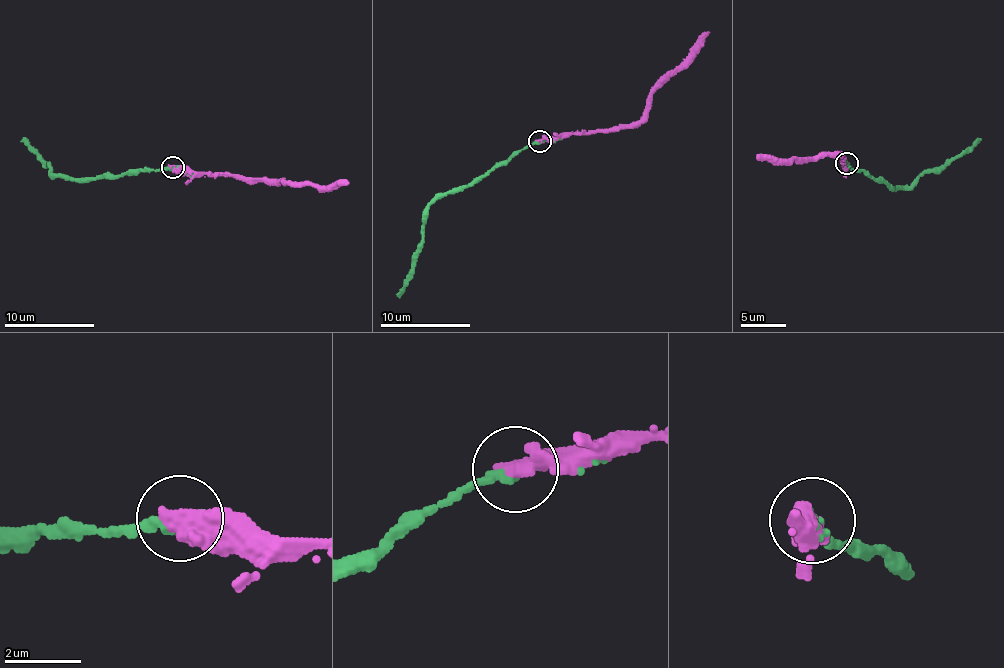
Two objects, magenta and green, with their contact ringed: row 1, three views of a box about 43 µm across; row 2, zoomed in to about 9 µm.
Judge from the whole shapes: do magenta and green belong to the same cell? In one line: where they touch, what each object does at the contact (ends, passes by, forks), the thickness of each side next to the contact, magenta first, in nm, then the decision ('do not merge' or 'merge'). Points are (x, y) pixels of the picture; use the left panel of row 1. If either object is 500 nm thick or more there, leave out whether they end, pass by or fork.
place (173, 167); calibres 600 and 180 nm; merge

